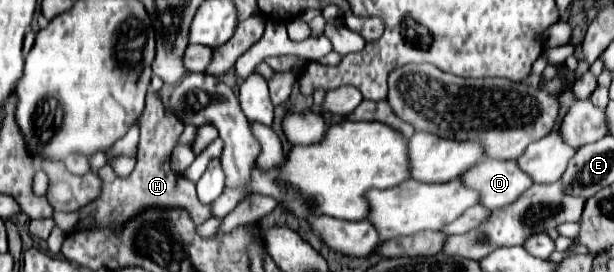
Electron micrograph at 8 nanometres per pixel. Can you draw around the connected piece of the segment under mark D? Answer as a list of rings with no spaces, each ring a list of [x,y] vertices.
[[[483,158],[479,166],[471,166],[471,170],[463,174],[461,182],[473,190],[479,190],[479,204],[489,210],[511,204],[533,184],[513,160],[493,158]]]

